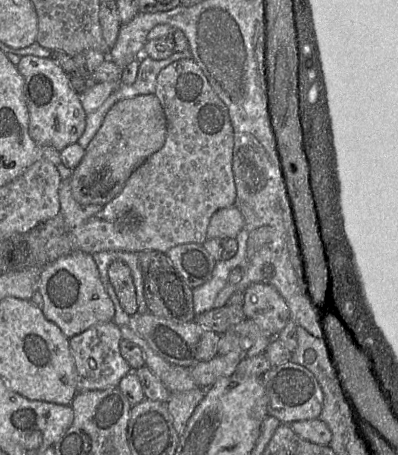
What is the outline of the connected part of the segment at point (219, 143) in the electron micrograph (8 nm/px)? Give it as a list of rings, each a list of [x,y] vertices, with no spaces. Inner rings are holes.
[[[180,59],[164,67],[157,76],[154,94],[163,107],[167,122],[166,139],[163,147],[152,154],[133,171],[125,182],[122,191],[115,198],[105,204],[98,213],[90,217],[82,225],[68,231],[72,250],[80,250],[91,255],[101,251],[126,251],[133,253],[158,251],[165,254],[170,248],[180,244],[203,244],[208,239],[207,228],[211,216],[219,209],[234,205],[236,199],[236,186],[232,168],[234,147],[233,128],[226,106],[215,94],[199,66],[193,59]]]

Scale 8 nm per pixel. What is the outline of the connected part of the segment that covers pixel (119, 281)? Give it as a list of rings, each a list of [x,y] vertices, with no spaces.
[[[113,261],[107,272],[121,307],[129,316],[135,315],[137,313],[136,292],[129,267],[122,261]]]

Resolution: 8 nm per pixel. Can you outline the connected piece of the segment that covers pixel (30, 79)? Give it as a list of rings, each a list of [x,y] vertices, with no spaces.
[[[33,55],[23,56],[17,69],[24,79],[26,105],[29,112],[29,134],[42,147],[53,147],[57,151],[78,142],[86,127],[87,114],[79,100],[79,94],[70,86],[69,79],[63,69],[51,58]]]

